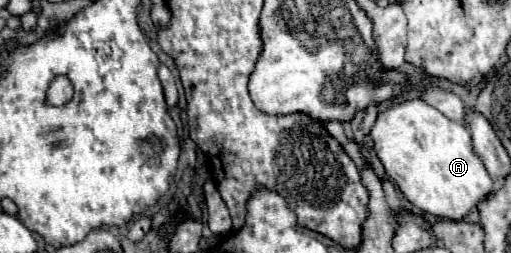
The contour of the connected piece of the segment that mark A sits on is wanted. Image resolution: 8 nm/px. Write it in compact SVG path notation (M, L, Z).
M421 99L395 103L387 111L379 113L371 137L375 141L375 151L387 171L387 175L399 185L401 193L409 199L411 205L415 205L419 211L435 215L439 219L451 219L461 221L465 219L473 207L477 207L491 191L493 191L493 179L489 177L483 159L473 151L471 133L465 125L455 123L447 119L441 111L427 105Z

